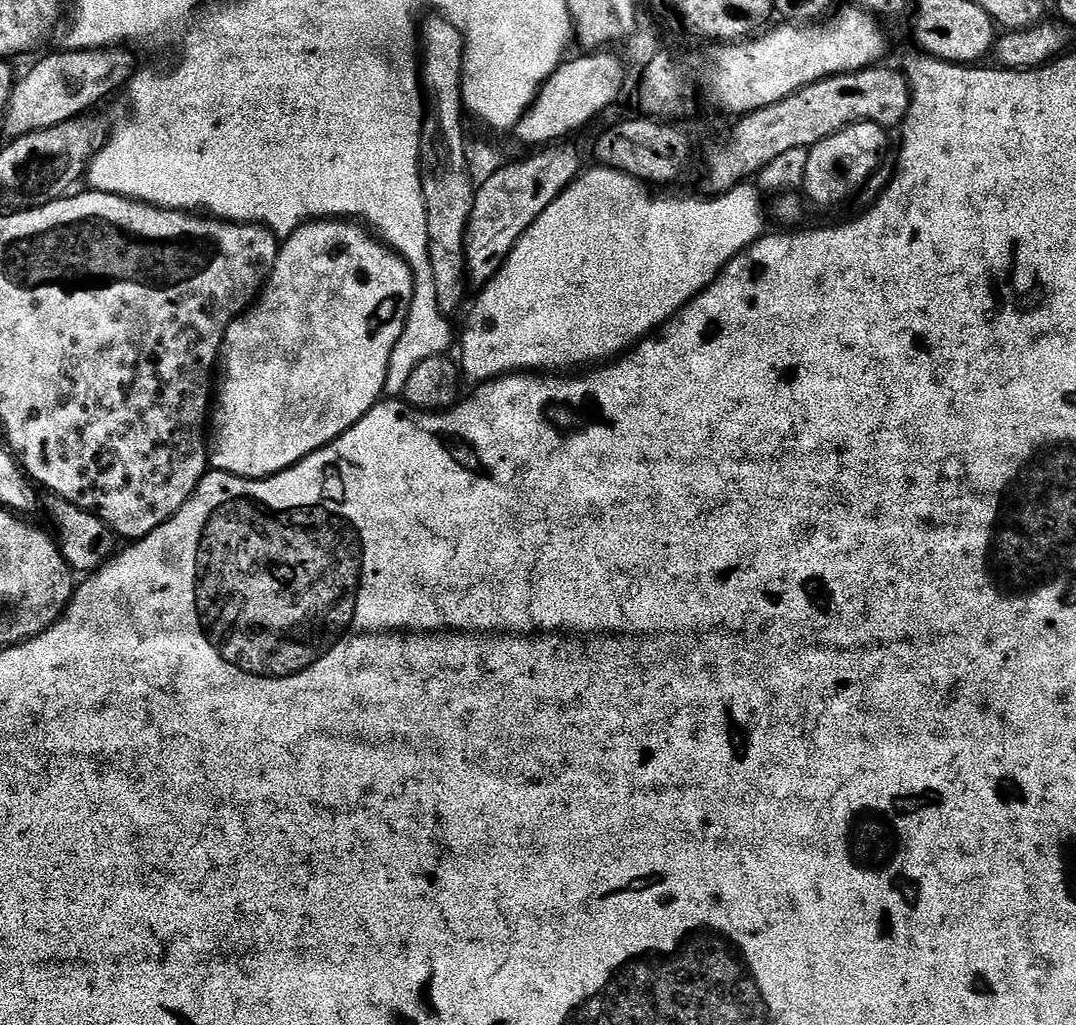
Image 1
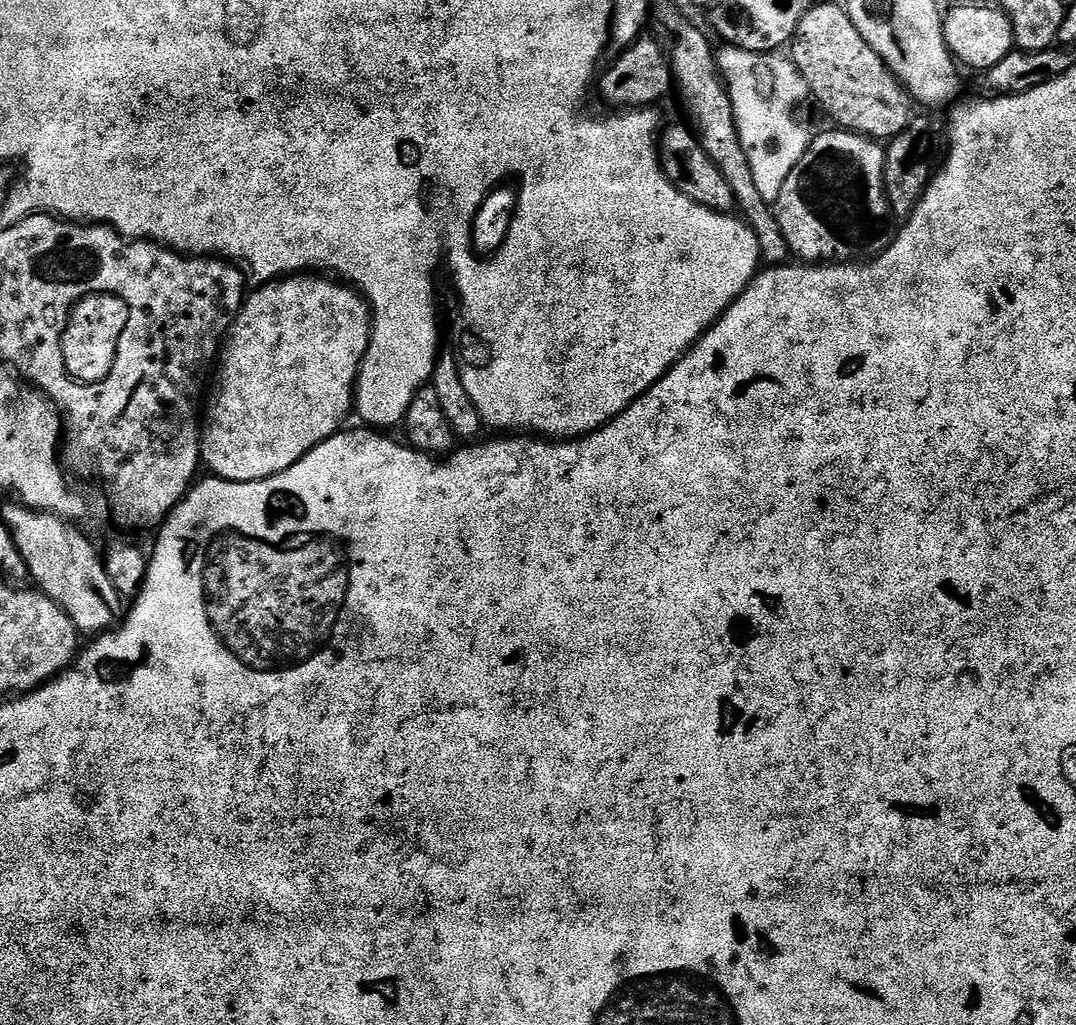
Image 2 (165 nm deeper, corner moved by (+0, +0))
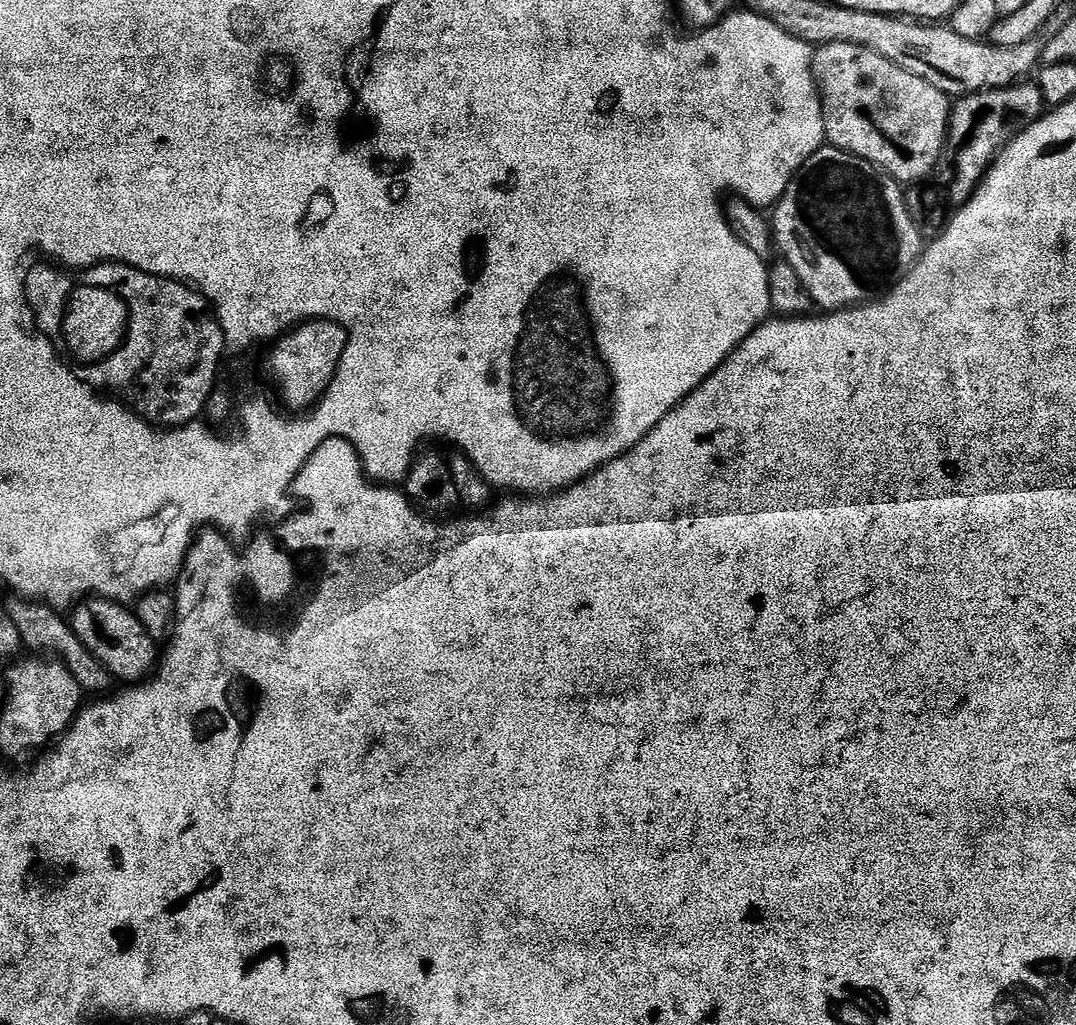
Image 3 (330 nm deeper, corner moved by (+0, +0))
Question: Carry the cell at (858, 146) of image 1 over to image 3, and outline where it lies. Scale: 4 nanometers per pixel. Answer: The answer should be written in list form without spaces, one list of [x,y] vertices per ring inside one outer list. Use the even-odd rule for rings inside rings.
[[[831,146],[819,148],[817,152],[810,154],[810,158],[806,158],[806,162],[797,170],[794,174],[794,178],[786,186],[782,198],[776,201],[774,211],[770,216],[770,223],[772,226],[774,244],[778,252],[780,252],[779,255],[790,266],[794,266],[794,271],[797,272],[798,278],[802,278],[802,286],[810,294],[813,305],[815,305],[817,309],[824,308],[820,310],[850,308],[857,304],[866,304],[883,297],[884,293],[889,291],[892,285],[895,284],[901,276],[904,276],[916,265],[921,252],[923,252],[926,247],[925,241],[920,241],[922,229],[917,226],[914,222],[914,218],[908,212],[901,185],[893,180],[891,176],[885,176],[880,169],[874,167],[870,162],[866,162],[846,150]]]

